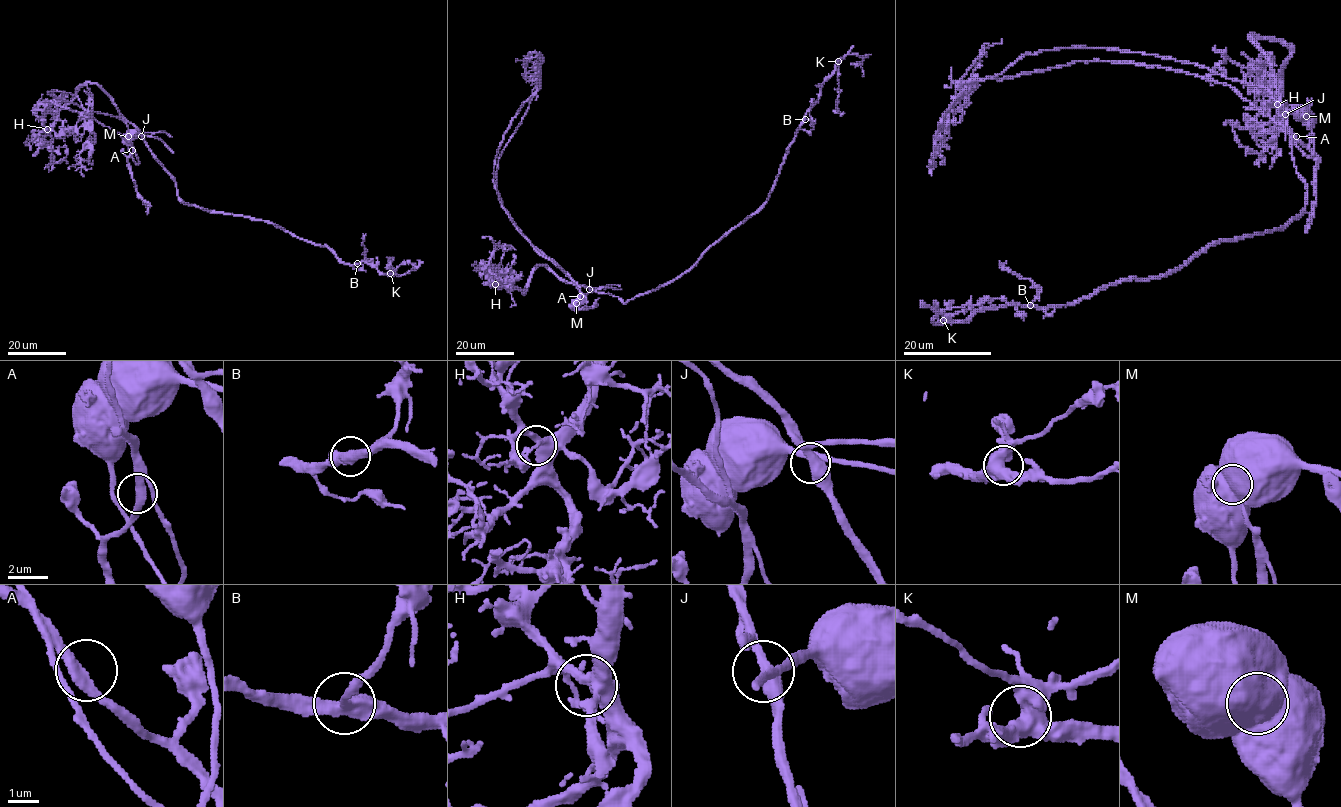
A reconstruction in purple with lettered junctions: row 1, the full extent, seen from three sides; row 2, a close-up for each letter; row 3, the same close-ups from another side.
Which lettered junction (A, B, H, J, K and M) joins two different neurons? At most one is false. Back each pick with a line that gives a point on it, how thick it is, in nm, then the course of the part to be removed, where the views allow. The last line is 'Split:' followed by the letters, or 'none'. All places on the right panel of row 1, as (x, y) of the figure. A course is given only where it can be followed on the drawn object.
M: place (1306, 116); calibre 1450 nm; course (1305, 115), (1309, 157), (1290, 131), (1226, 85), (1158, 66), (1077, 60), (966, 81), (930, 161)
Split: M

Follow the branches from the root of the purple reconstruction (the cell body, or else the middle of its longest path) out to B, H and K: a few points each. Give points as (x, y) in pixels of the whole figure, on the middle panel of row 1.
B: (579, 299), (594, 290), (617, 296), (624, 303), (686, 273), (767, 199), (794, 133), (805, 119)
H: (579, 299), (590, 290), (559, 279), (544, 265), (536, 267), (523, 293), (518, 288), (495, 284)
K: (579, 299), (594, 290), (624, 303), (654, 291), (679, 278), (749, 218), (767, 199), (794, 133), (838, 61)

